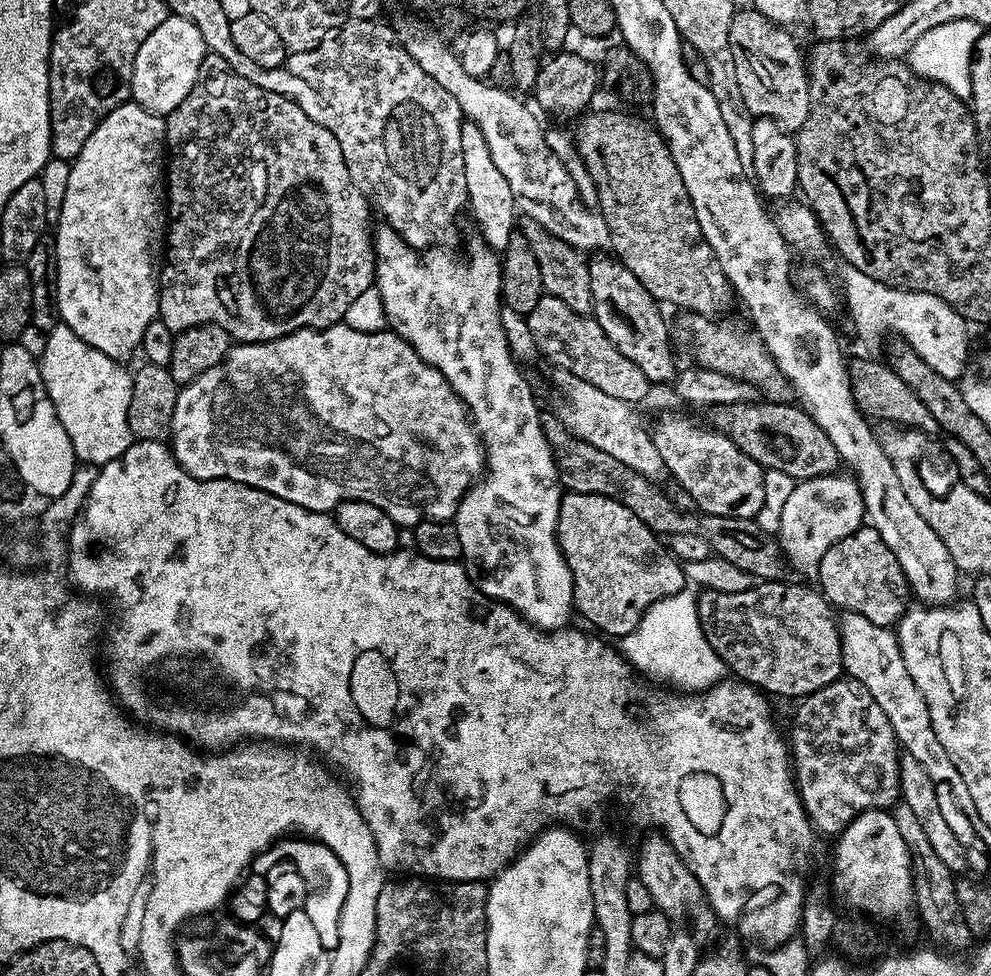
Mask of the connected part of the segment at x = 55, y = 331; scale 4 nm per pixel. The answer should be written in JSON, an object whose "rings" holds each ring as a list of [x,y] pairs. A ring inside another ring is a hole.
{"rings":[[[58,323],[49,330],[46,338],[46,348],[38,359],[42,382],[46,386],[46,394],[50,402],[54,402],[54,410],[66,426],[66,434],[70,434],[70,442],[74,446],[77,461],[86,464],[103,466],[114,462],[134,443],[134,437],[128,425],[128,411],[130,410],[130,394],[132,393],[132,372],[124,369],[121,361],[102,354],[88,345],[70,330],[70,326]]]}

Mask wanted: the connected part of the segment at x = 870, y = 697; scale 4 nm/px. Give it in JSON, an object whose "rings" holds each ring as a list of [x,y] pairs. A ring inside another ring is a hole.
{"rings":[[[841,678],[830,682],[830,686],[822,686],[822,690],[803,697],[797,704],[800,705],[792,720],[790,754],[794,759],[794,779],[800,800],[804,804],[804,811],[808,813],[808,819],[812,821],[813,829],[820,834],[825,832],[829,838],[835,838],[860,813],[891,809],[902,796],[902,752],[886,714],[882,714],[882,706],[874,702],[874,694],[870,694],[870,690],[862,686],[862,682]]]}

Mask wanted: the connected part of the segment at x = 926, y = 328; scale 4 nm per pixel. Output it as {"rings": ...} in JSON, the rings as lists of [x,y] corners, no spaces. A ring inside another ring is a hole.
{"rings":[[[844,261],[839,263],[839,267],[844,290],[842,298],[846,300],[858,338],[871,357],[881,355],[884,348],[882,335],[888,330],[905,340],[940,377],[954,381],[961,379],[968,358],[969,325],[949,303],[934,294],[888,287]]]}

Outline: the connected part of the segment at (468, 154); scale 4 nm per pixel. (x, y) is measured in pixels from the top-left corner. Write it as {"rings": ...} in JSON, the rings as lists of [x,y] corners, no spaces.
{"rings":[[[471,122],[461,126],[462,157],[465,163],[466,190],[468,191],[467,207],[476,218],[480,227],[479,235],[493,252],[503,253],[506,242],[510,242],[512,233],[518,224],[518,209],[514,194],[510,194],[510,182],[502,178],[498,166],[494,166],[494,158],[490,158],[490,146],[486,146],[486,138],[482,138],[482,130]]]}

